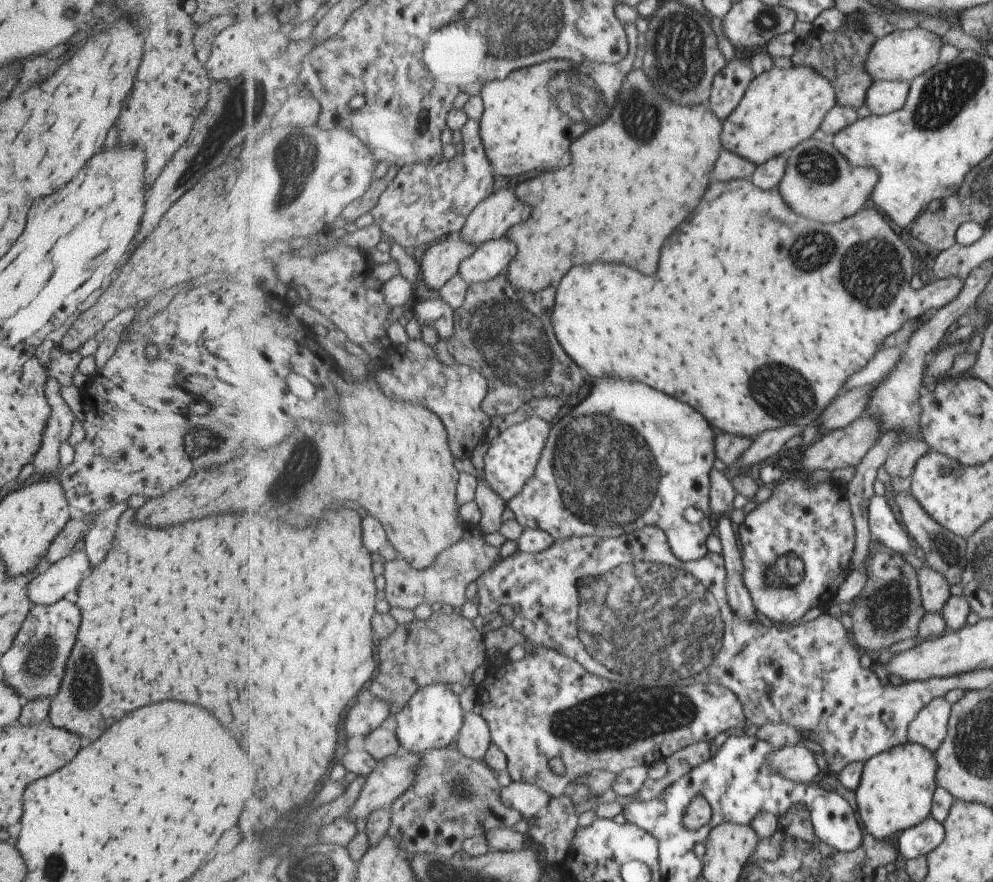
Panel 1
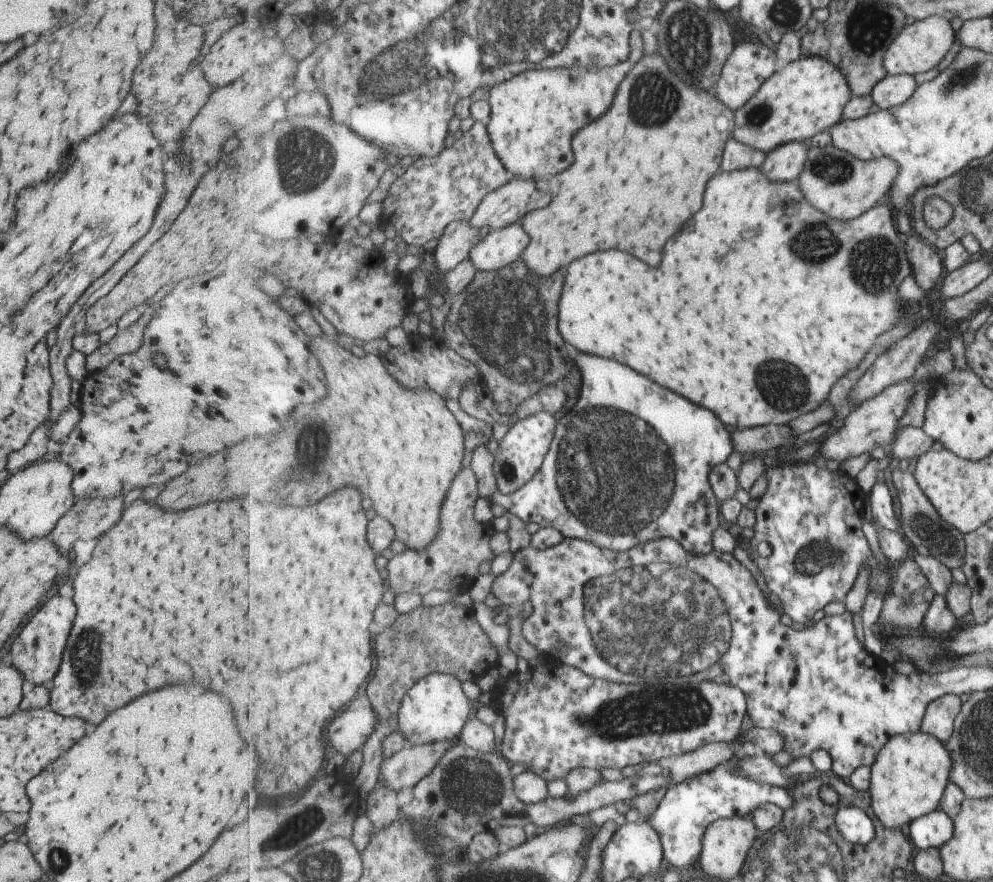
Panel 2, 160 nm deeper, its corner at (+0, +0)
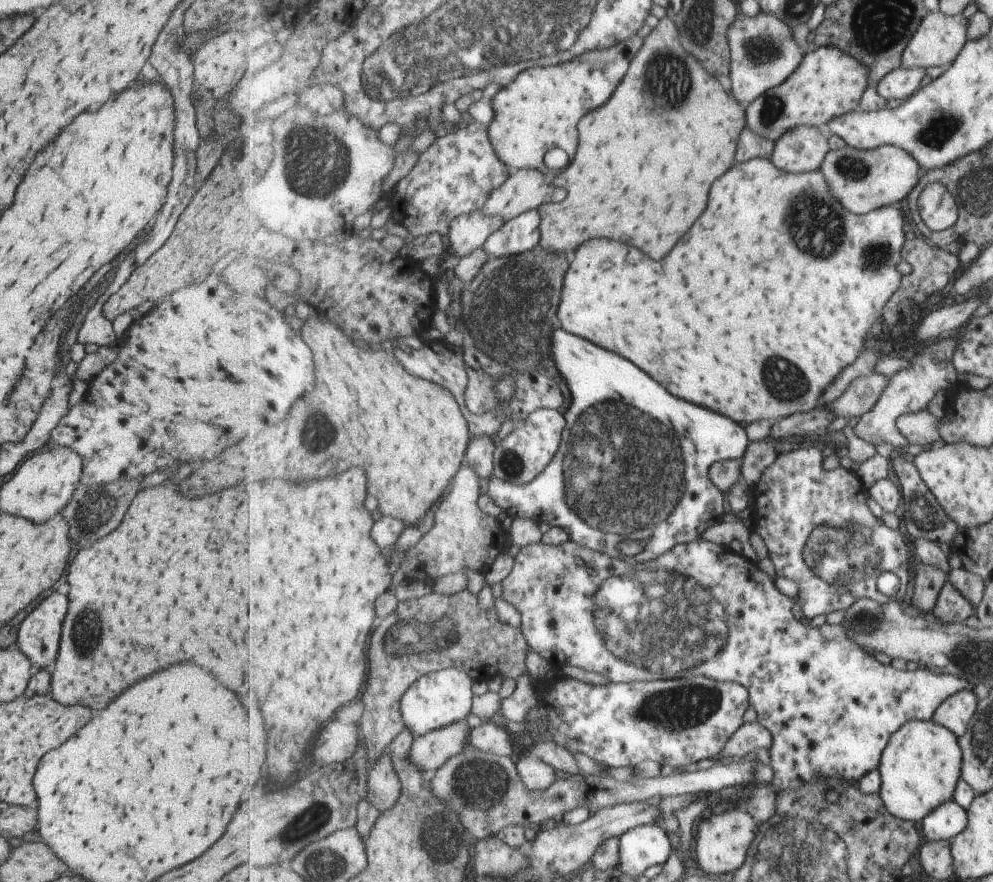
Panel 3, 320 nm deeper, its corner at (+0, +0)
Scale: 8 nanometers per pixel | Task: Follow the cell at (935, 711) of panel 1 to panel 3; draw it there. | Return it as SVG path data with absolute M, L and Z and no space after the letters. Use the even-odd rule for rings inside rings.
M972 688L961 689L940 703L931 719L935 724L948 728L954 735L961 736L967 730L967 722L975 712L977 701Z

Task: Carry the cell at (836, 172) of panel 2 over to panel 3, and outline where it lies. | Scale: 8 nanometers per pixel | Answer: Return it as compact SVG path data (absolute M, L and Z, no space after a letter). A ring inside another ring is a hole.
M885 145L876 149L861 150L845 146L827 154L821 169L828 178L830 193L858 215L886 207L907 198L920 180L917 160L907 149Z

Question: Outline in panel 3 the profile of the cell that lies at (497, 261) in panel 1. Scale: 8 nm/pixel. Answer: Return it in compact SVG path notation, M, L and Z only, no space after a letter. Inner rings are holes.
M539 209L527 211L516 219L509 219L486 241L483 248L491 257L517 256L537 248L542 239Z

